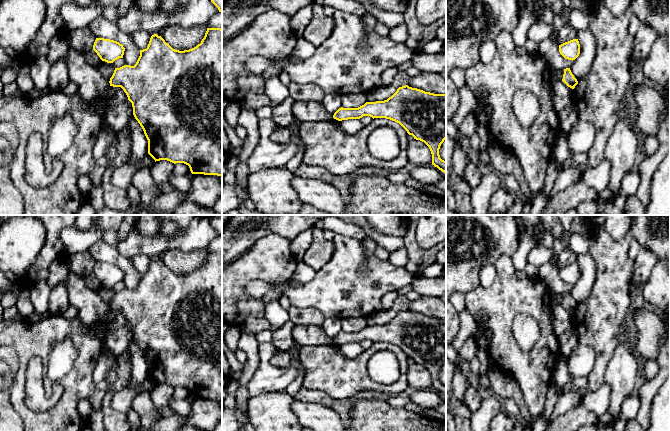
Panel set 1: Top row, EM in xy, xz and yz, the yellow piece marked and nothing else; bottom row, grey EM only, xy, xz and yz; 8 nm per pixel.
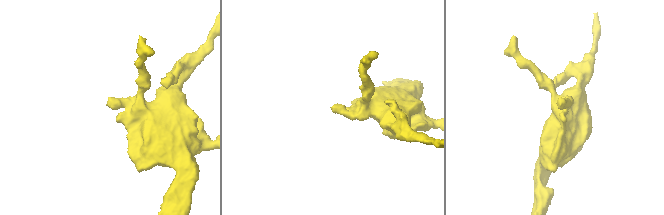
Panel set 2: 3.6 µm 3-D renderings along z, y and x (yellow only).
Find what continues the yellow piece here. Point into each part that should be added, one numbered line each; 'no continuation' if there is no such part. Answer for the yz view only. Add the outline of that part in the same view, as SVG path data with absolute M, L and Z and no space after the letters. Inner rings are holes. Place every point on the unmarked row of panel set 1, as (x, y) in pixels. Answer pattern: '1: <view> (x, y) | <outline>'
no continuation

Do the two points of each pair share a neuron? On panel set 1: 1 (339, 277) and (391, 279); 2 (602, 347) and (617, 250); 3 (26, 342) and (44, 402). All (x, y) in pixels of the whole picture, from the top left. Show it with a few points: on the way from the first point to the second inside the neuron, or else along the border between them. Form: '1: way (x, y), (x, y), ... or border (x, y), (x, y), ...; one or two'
1: way (352, 279), (378, 279); one
2: way (602, 323), (602, 315), (611, 296), (613, 274); one
3: border (40, 356), (33, 356), (30, 359), (24, 376); two

